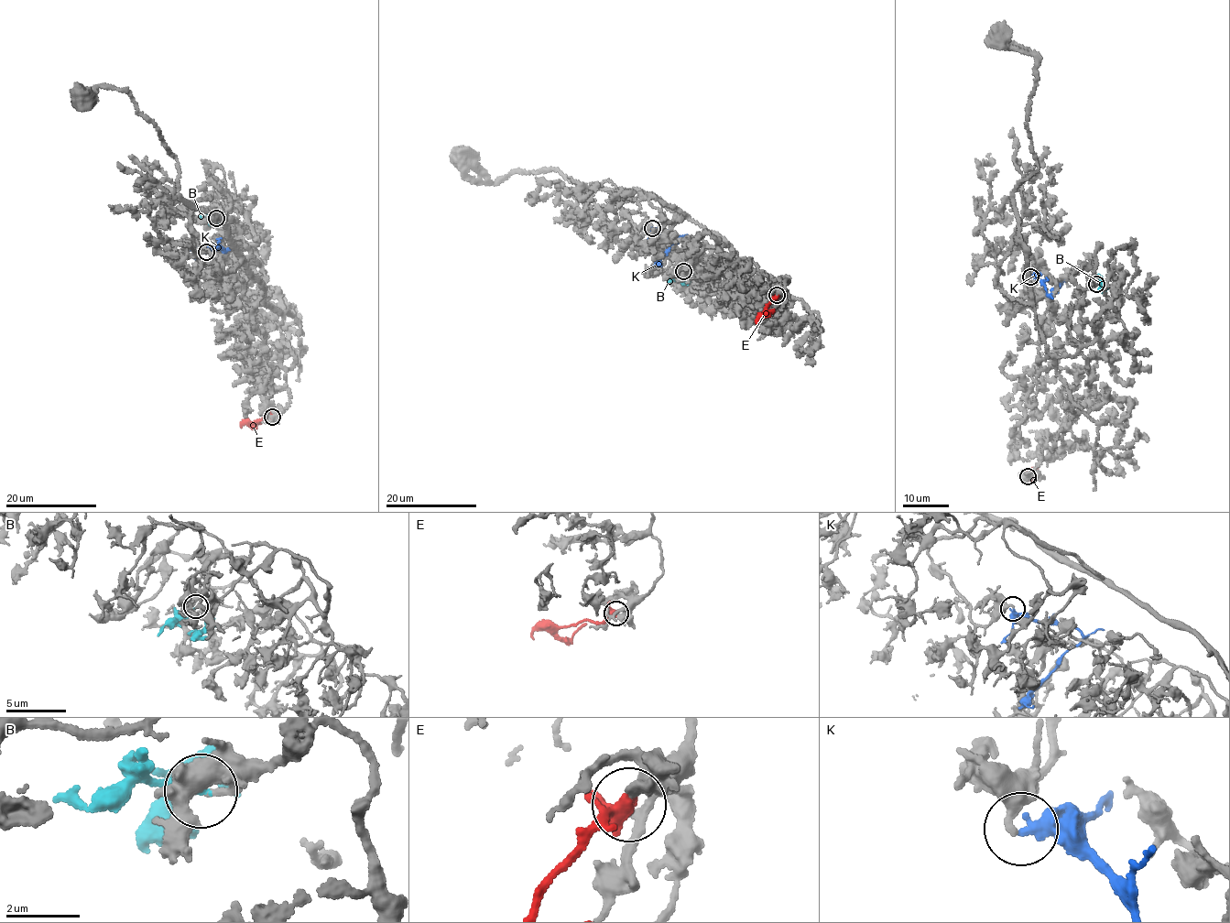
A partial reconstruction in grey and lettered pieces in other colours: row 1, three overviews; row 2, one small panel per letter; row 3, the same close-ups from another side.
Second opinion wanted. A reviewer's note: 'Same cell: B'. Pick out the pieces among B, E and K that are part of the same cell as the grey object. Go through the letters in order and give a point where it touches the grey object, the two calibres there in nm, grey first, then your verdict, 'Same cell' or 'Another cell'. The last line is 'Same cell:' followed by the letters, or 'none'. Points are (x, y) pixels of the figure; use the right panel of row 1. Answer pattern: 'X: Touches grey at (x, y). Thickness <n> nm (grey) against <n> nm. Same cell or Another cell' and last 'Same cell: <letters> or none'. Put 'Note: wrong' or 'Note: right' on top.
Note: right
B: Touches grey at (1096, 284). Thickness 150 nm (grey) against 190 nm. Same cell
E: Touches grey at (1028, 476). Thickness 480 nm (grey) against 260 nm. Another cell
K: Touches grey at (1030, 276). Thickness 320 nm (grey) against 400 nm. Another cell
Same cell: B

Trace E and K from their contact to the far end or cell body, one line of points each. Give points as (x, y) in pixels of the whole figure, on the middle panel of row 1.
E: (778, 295), (767, 305), (763, 314), (773, 310)
K: (652, 228), (679, 239), (660, 255), (658, 264), (660, 265)

